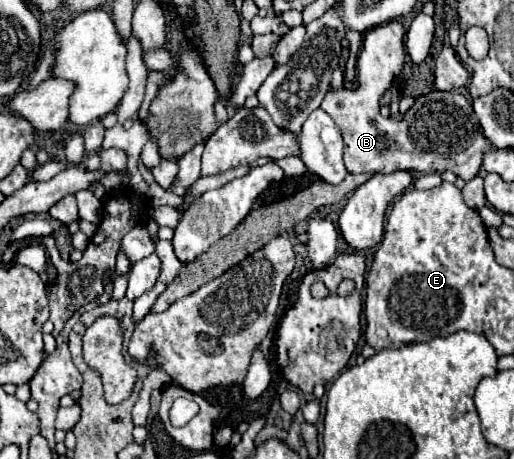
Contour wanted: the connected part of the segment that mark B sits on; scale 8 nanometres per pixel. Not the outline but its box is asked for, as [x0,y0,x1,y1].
[321,21,495,181]

